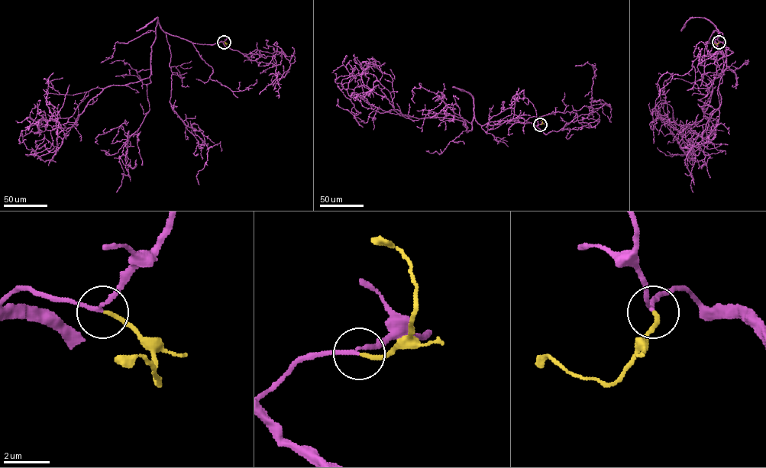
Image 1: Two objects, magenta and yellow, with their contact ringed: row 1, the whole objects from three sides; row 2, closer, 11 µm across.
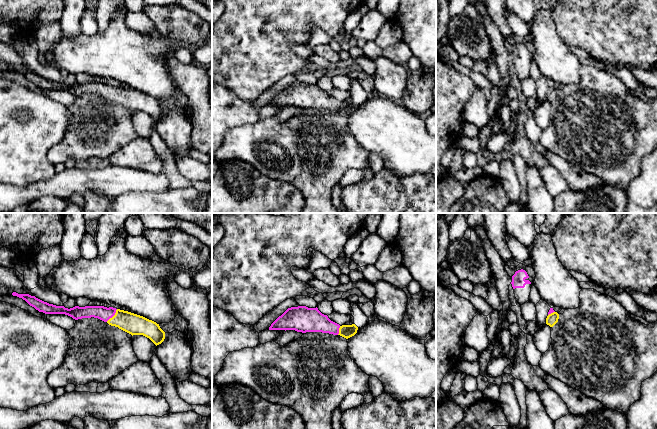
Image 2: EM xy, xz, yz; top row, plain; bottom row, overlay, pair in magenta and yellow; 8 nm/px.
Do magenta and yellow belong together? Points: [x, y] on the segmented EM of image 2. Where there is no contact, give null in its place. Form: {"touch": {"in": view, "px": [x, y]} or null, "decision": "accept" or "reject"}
{"touch": {"in": "xy", "px": [112, 316]}, "decision": "accept"}

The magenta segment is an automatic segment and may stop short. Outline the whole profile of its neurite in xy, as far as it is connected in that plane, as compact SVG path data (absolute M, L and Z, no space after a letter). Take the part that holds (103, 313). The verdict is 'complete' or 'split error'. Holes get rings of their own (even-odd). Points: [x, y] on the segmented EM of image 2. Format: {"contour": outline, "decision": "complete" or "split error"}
{"contour": "M13 292L12 295L22 298L30 306L45 314L65 314L75 320L91 317L98 318L111 326L118 327L132 336L143 335L149 338L156 346L161 344L165 339L165 332L160 328L159 324L128 311L104 306L75 306L68 309L64 306L49 304L29 294Z", "decision": "split error"}

